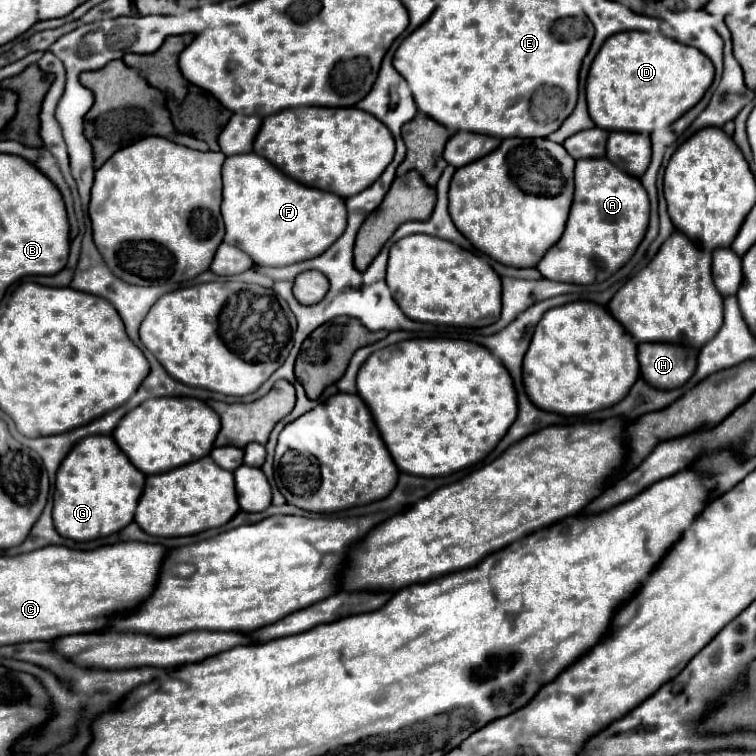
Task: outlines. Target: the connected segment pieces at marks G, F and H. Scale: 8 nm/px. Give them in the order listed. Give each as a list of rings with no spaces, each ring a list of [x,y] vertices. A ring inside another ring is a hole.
[[[89,436],[77,442],[57,472],[53,522],[61,536],[71,540],[95,540],[119,532],[133,522],[145,474],[137,470],[115,444],[113,436]]]
[[[253,152],[225,158],[221,214],[225,222],[223,242],[243,250],[259,266],[289,266],[323,254],[347,226],[343,198],[293,182]]]
[[[639,344],[639,364],[641,376],[651,386],[661,386],[665,390],[683,386],[689,376],[693,376],[697,366],[697,350],[675,344]]]

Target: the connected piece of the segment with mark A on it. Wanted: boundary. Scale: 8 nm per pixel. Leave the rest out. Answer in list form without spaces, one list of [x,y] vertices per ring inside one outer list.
[[[607,158],[577,160],[575,166],[575,198],[567,218],[565,232],[545,256],[537,270],[543,278],[555,282],[593,284],[607,280],[637,250],[649,222],[649,198],[639,178],[617,170]]]

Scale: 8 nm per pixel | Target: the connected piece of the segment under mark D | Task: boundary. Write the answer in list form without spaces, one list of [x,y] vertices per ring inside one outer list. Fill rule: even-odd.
[[[619,32],[607,38],[587,76],[587,107],[603,130],[651,133],[691,110],[713,82],[713,62],[697,48],[661,34]]]

